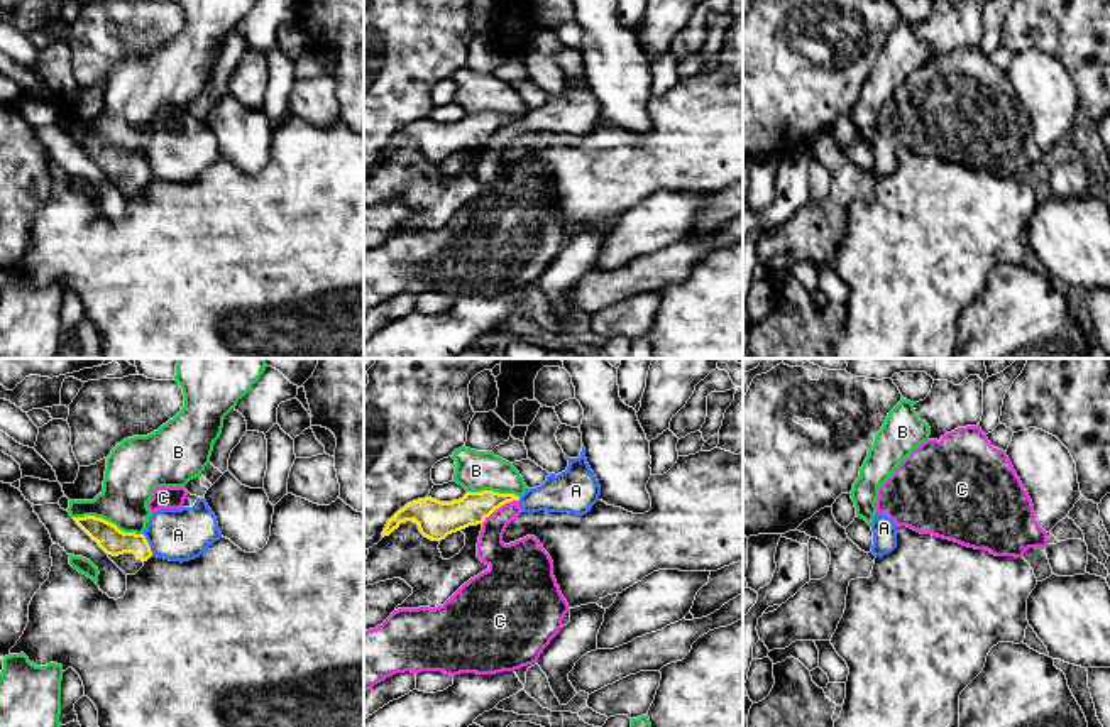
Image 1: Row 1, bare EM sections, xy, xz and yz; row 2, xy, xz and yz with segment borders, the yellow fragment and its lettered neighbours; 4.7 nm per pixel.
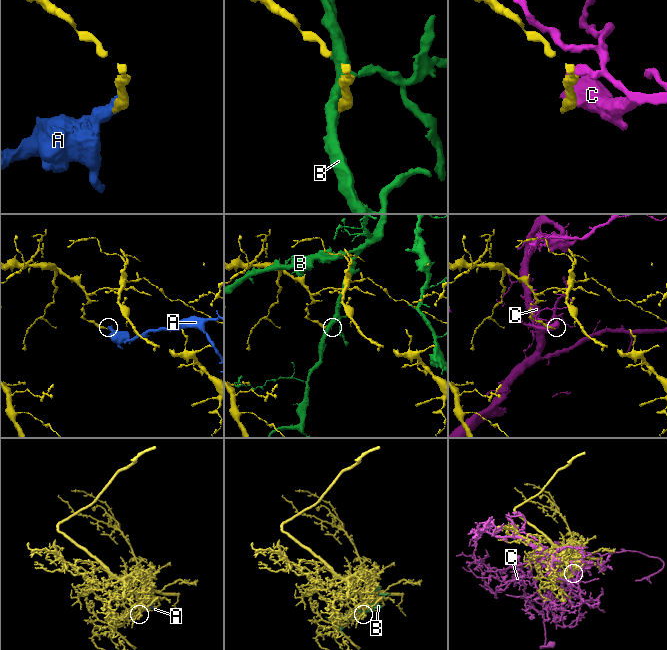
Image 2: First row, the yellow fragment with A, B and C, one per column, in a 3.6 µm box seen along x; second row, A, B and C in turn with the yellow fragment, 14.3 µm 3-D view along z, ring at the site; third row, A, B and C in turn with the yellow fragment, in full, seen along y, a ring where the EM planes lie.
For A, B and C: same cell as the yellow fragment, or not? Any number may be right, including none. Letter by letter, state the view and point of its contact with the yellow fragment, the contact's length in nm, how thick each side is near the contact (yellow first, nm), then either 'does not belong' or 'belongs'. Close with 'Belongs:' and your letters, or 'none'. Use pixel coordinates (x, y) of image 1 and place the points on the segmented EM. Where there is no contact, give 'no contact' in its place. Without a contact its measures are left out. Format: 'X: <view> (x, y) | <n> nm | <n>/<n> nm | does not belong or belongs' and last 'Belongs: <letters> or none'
A: xy (148, 545) | 120 nm | 130/260 nm | does not belong
B: xy (107, 521) | 340 nm | 130/260 nm | does not belong
C: xz (500, 506) | 220 nm | 150/140 nm | does not belong
Belongs: none

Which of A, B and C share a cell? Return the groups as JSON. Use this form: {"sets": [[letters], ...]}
{"sets": [["A", "C"], ["B"]]}

